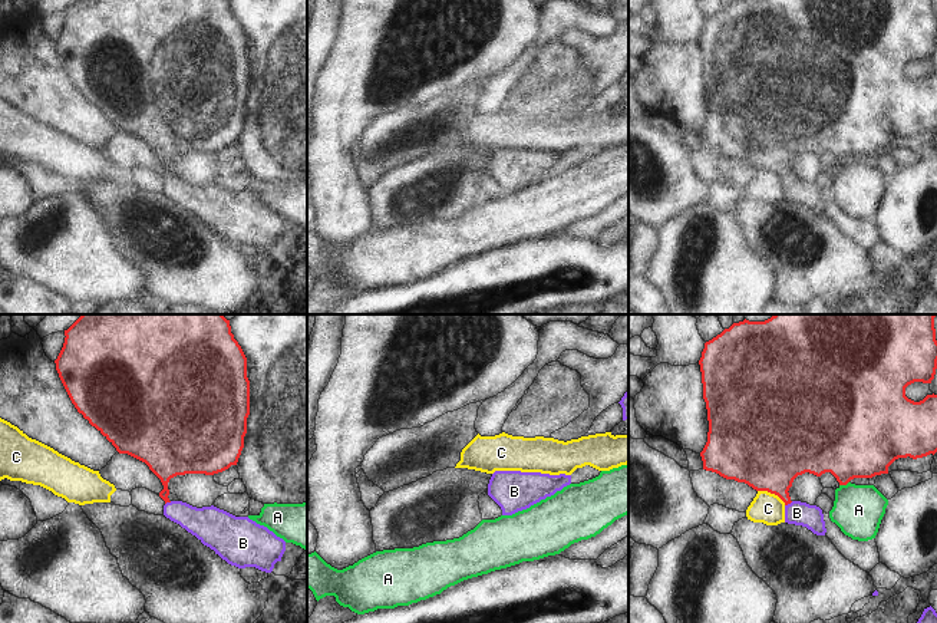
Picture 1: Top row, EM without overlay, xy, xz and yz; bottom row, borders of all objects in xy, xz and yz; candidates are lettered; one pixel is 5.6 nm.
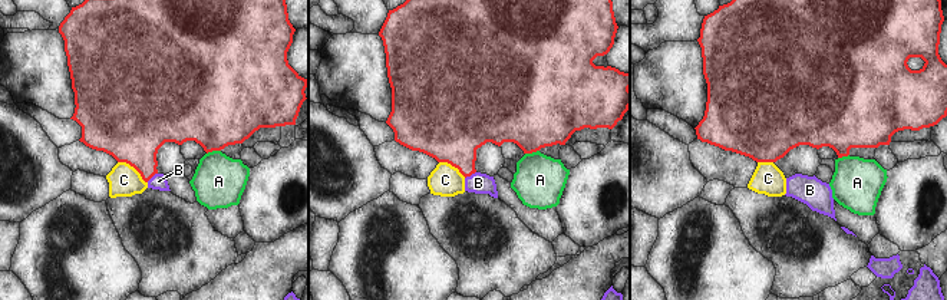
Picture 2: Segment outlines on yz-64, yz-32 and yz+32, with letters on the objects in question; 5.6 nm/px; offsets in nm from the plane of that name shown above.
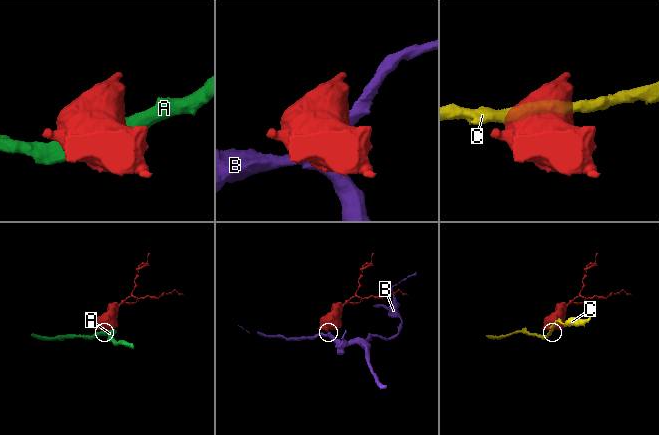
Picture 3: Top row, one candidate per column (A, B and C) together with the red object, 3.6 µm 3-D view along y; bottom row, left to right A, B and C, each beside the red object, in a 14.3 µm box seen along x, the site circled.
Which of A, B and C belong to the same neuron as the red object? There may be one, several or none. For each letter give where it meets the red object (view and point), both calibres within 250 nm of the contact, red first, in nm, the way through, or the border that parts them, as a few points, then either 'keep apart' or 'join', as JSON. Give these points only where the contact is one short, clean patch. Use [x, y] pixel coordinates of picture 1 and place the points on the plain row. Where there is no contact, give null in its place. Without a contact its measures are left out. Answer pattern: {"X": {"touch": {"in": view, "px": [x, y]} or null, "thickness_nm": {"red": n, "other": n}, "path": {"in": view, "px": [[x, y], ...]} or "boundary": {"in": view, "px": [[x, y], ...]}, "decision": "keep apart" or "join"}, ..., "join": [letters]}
{"A": {"touch": {"in": "yz", "px": [844, 162]}, "thickness_nm": {"red": 420, "other": 280}, "decision": "keep apart"}, "B": {"touch": {"in": "yz", "px": [788, 181]}, "thickness_nm": {"red": 320, "other": 130}, "path": {"in": "yz", "px": [[769, 141], [788, 181], [797, 191]]}, "decision": "join"}, "C": {"touch": {"in": "yz", "px": [772, 171]}, "thickness_nm": {"red": 460, "other": 170}, "boundary": {"in": "yz", "px": [[758, 168], [774, 171], [785, 183]]}, "decision": "keep apart"}, "join": ["B"]}

